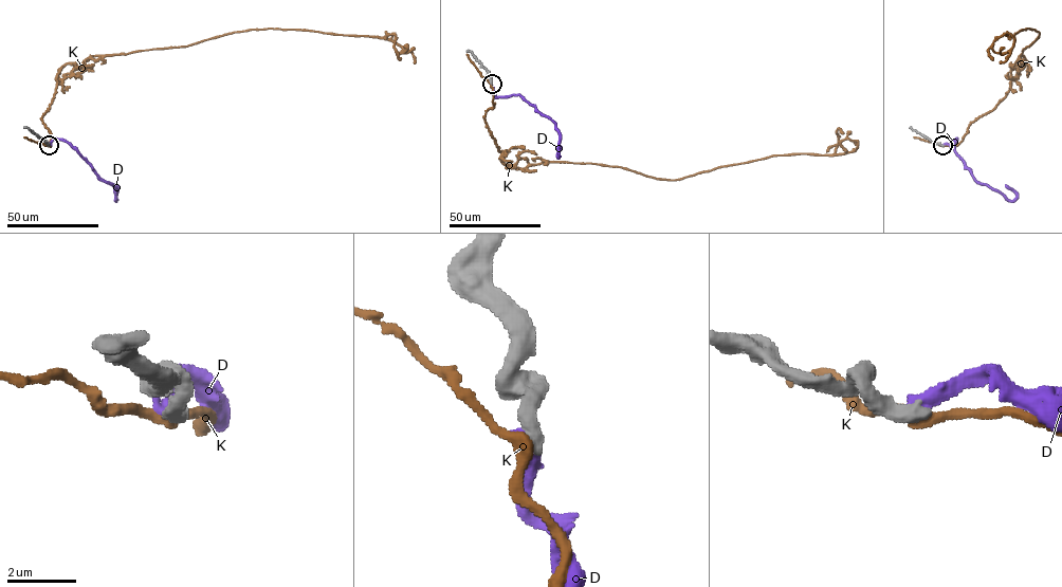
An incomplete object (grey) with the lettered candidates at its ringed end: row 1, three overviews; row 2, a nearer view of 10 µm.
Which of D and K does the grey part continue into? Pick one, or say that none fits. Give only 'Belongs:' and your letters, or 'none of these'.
Belongs: none of these

